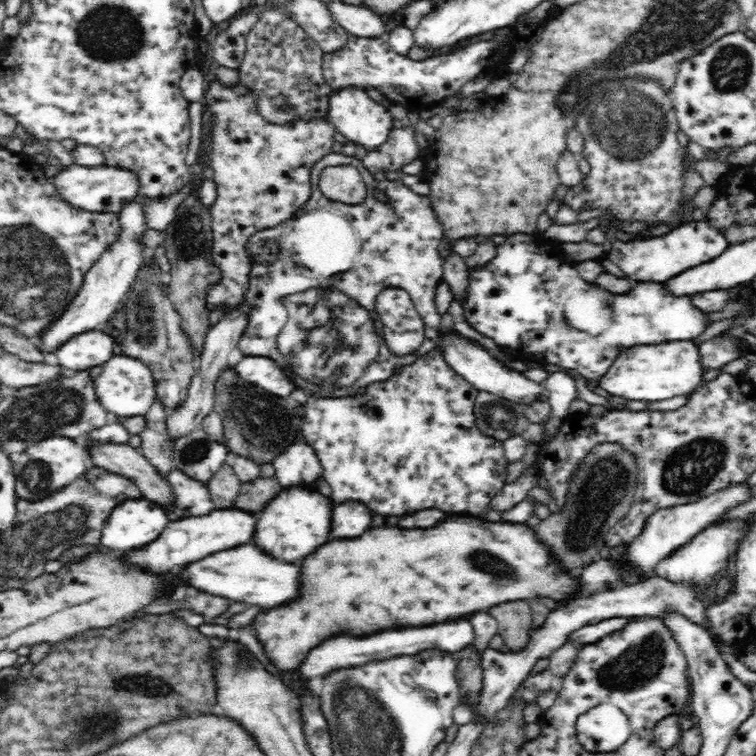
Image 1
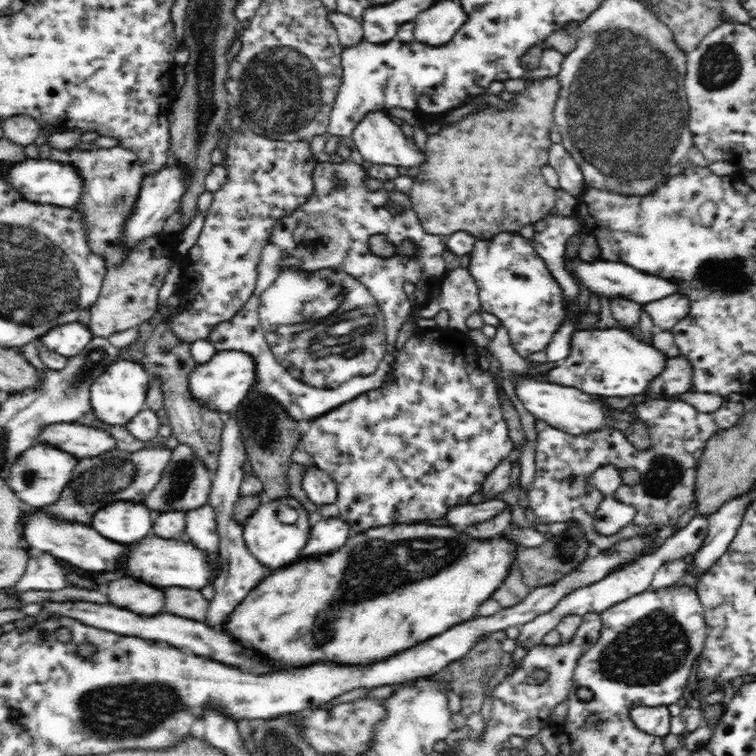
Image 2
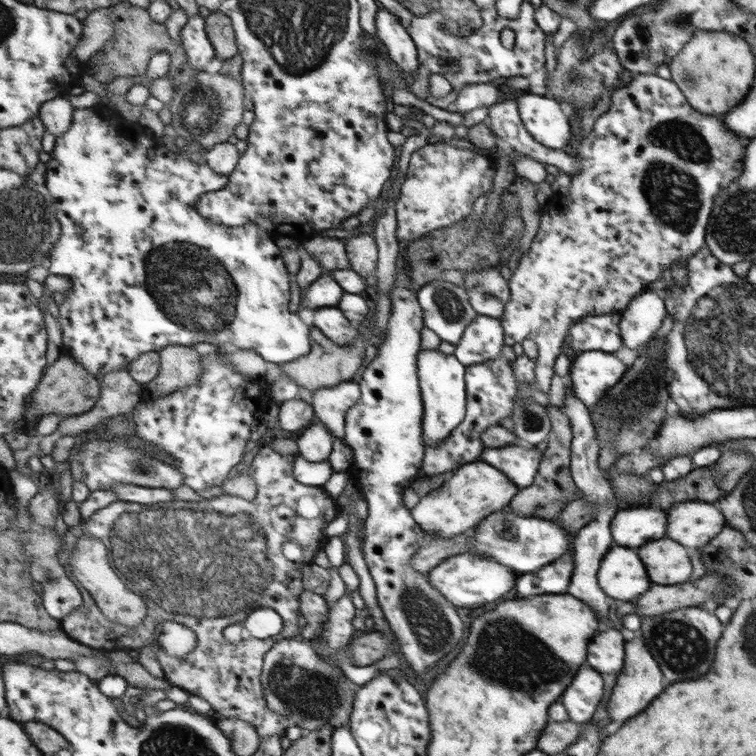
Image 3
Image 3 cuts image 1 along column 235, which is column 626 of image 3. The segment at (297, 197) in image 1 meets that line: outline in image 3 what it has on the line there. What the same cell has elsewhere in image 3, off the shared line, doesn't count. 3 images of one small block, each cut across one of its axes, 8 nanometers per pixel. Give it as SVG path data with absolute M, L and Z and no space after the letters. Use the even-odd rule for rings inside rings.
M637 74L632 81L628 82L621 92L614 92L610 109L599 116L595 121L592 131L586 138L580 140L576 148L574 159L581 165L581 174L571 178L568 194L556 194L554 196L555 209L544 212L540 217L538 232L532 240L529 253L525 253L519 260L517 269L508 280L510 298L506 302L505 315L500 318L504 329L504 344L513 346L520 344L526 339L532 340L538 346L536 361L536 377L538 389L544 393L550 390L550 382L554 376L554 362L557 356L562 354L565 338L569 334L568 329L578 320L586 316L603 316L611 313L622 313L632 302L632 298L645 290L647 285L665 274L666 267L682 257L692 257L704 247L704 234L706 234L706 222L712 212L714 196L726 188L730 182L737 180L744 171L742 162L745 162L749 139L738 136L733 129L726 128L721 118L714 115L702 115L697 112L684 96L680 86L672 80L664 80L657 74Z

